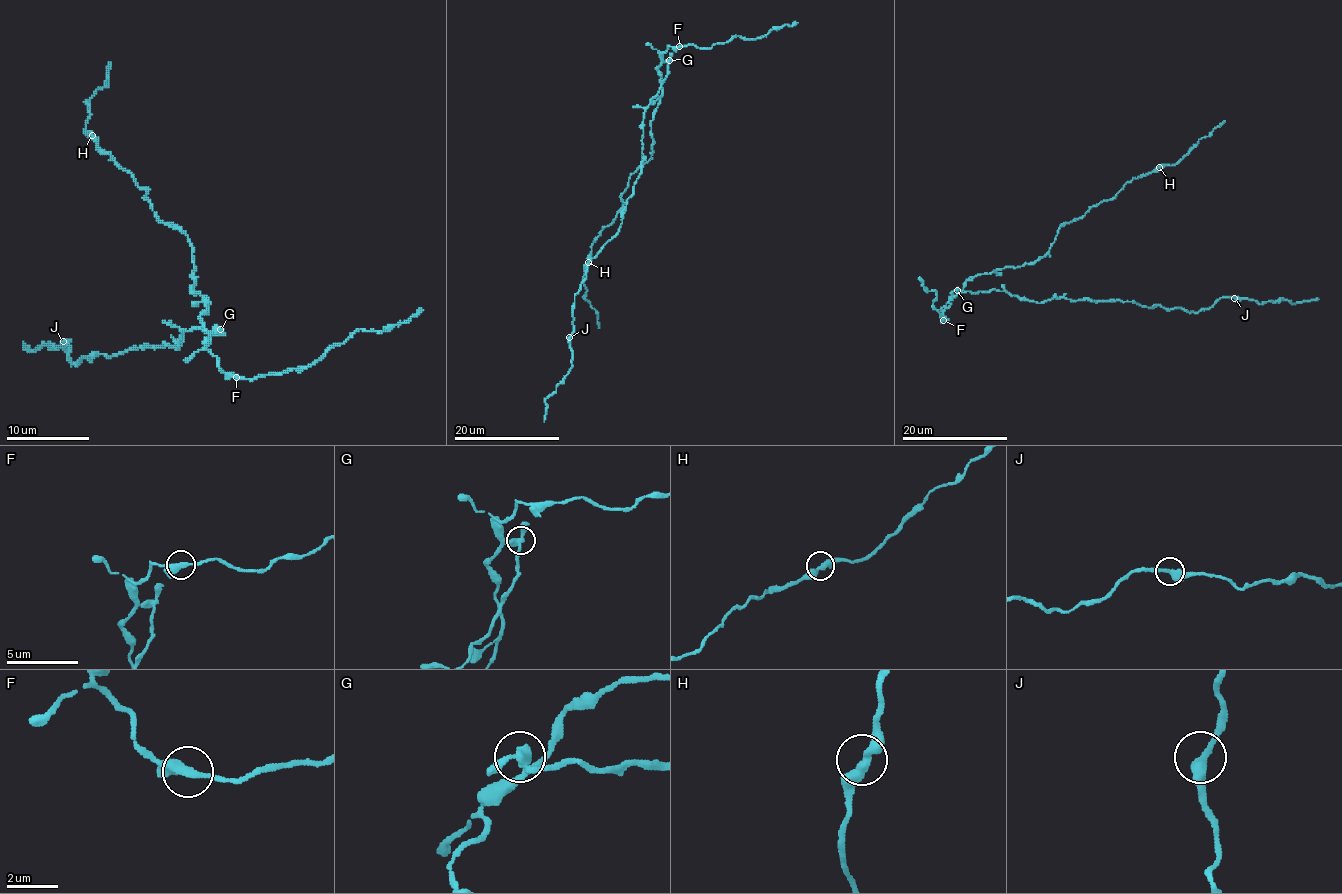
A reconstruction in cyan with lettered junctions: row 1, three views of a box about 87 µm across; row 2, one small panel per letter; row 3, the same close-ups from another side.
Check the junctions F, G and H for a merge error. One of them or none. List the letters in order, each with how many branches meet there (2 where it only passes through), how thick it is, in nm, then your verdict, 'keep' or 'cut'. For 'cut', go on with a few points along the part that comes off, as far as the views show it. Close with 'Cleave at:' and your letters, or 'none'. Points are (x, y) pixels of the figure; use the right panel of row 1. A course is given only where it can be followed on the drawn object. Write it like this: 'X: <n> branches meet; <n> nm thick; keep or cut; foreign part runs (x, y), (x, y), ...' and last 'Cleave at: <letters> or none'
F: 4 branches meet; 300 nm thick; keep
G: 3 branches meet; 320 nm thick; cut; foreign part runs (957, 290), (1193, 312), (1221, 298), (1263, 304), (1319, 299)
H: 2 branches meet; 380 nm thick; keep
Cleave at: G

